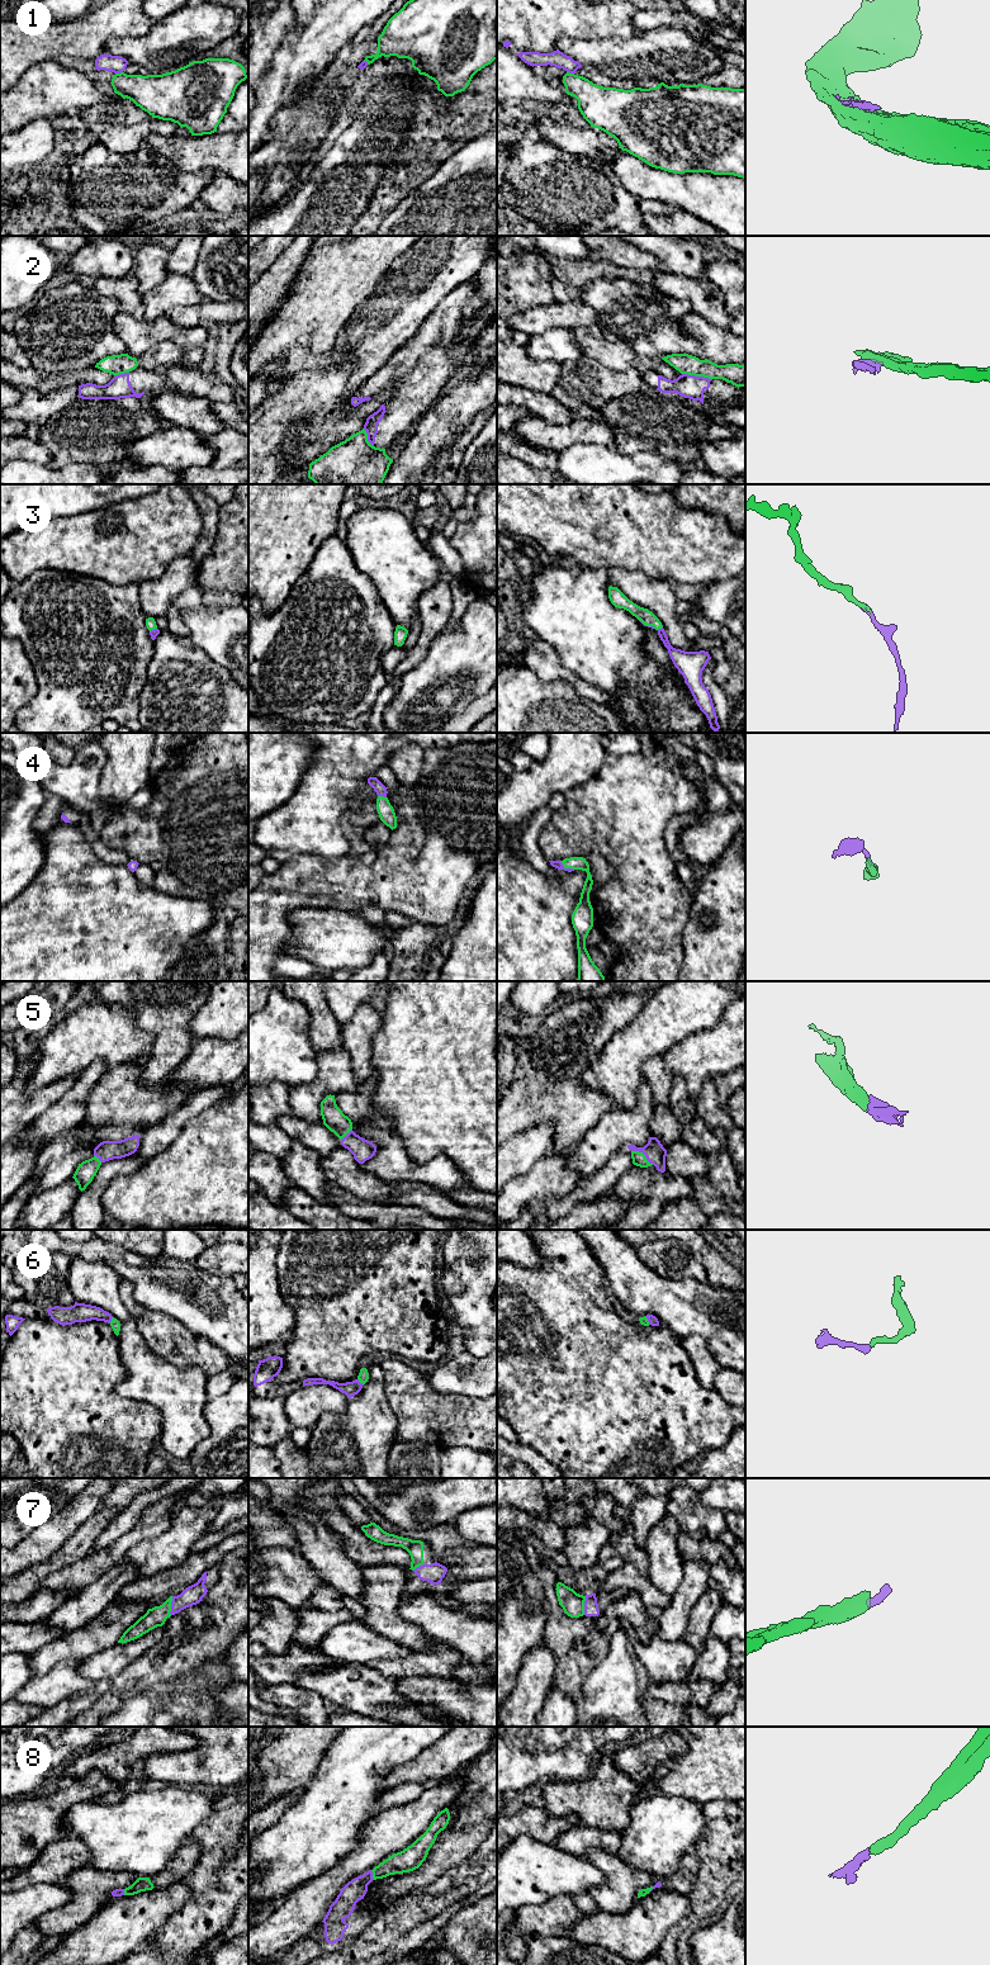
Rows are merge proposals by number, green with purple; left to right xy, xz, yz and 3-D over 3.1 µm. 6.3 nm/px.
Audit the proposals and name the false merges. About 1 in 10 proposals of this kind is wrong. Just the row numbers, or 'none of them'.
1, 2

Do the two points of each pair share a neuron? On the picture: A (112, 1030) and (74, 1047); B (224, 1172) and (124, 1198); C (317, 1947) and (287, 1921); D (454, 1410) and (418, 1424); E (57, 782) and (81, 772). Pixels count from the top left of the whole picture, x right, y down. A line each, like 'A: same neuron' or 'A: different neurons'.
A: same neuron
B: same neuron
C: different neurons
D: same neuron
E: same neuron

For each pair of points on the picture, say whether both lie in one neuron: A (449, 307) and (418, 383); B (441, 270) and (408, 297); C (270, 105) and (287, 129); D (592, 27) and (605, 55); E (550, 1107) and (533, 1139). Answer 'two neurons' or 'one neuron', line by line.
A: one neuron
B: one neuron
C: two neurons
D: two neurons
E: two neurons

